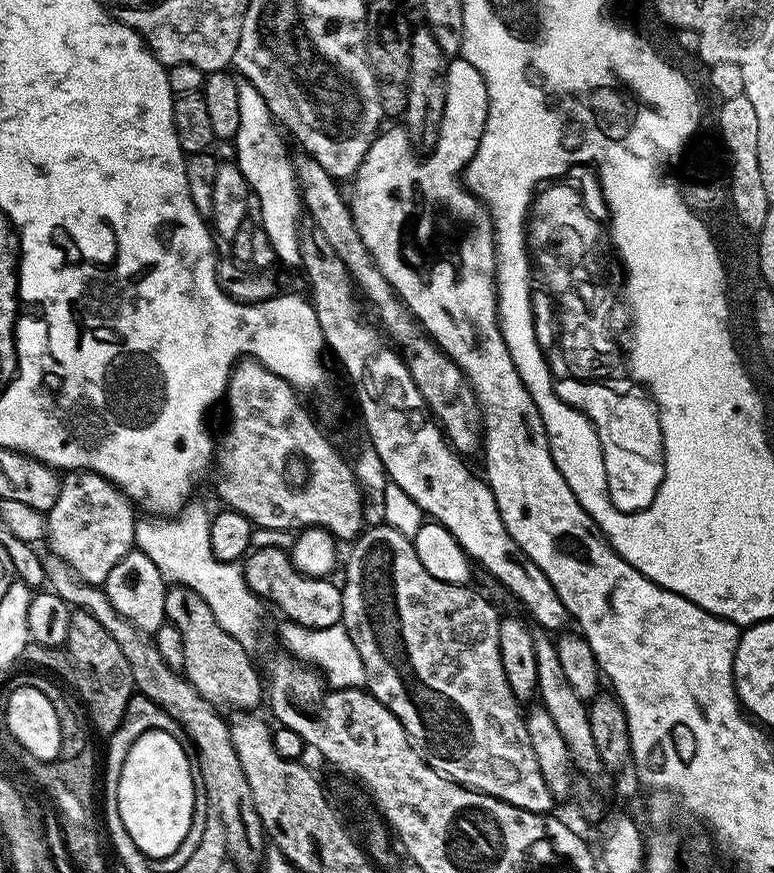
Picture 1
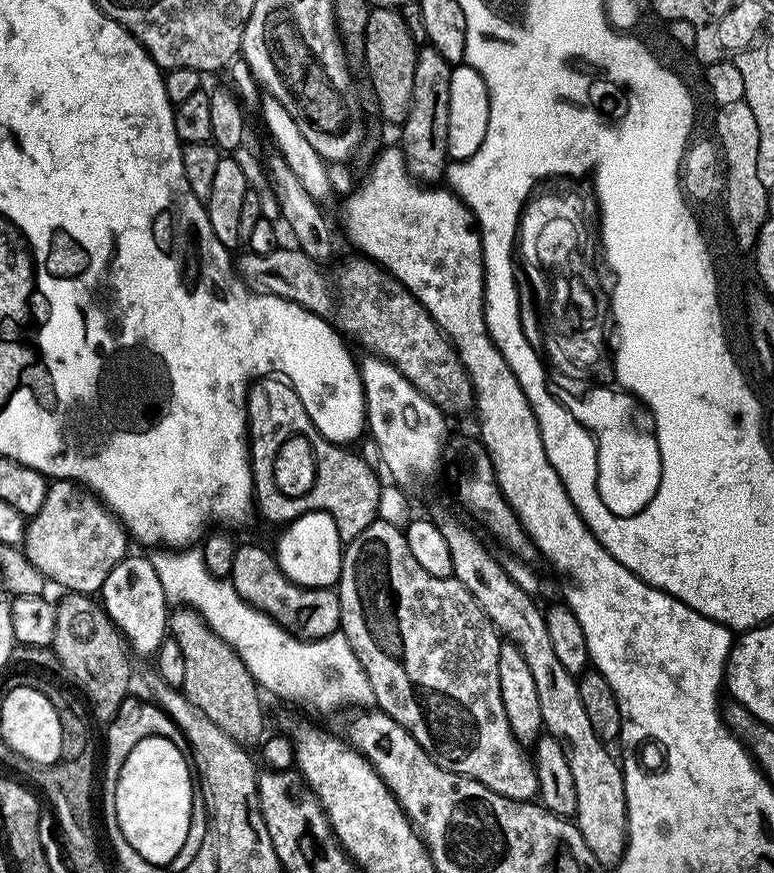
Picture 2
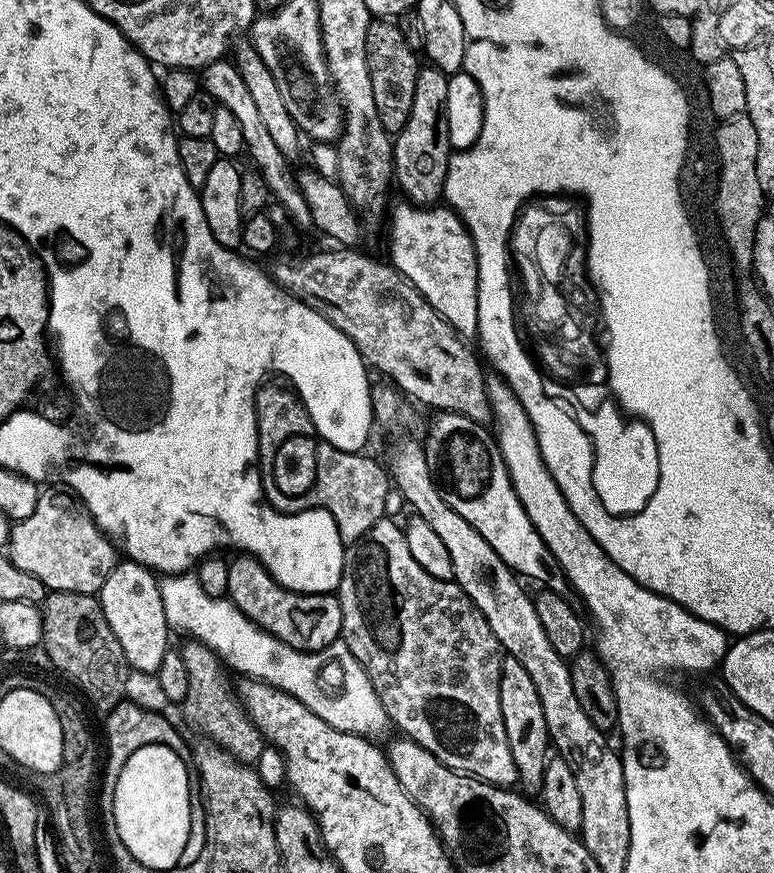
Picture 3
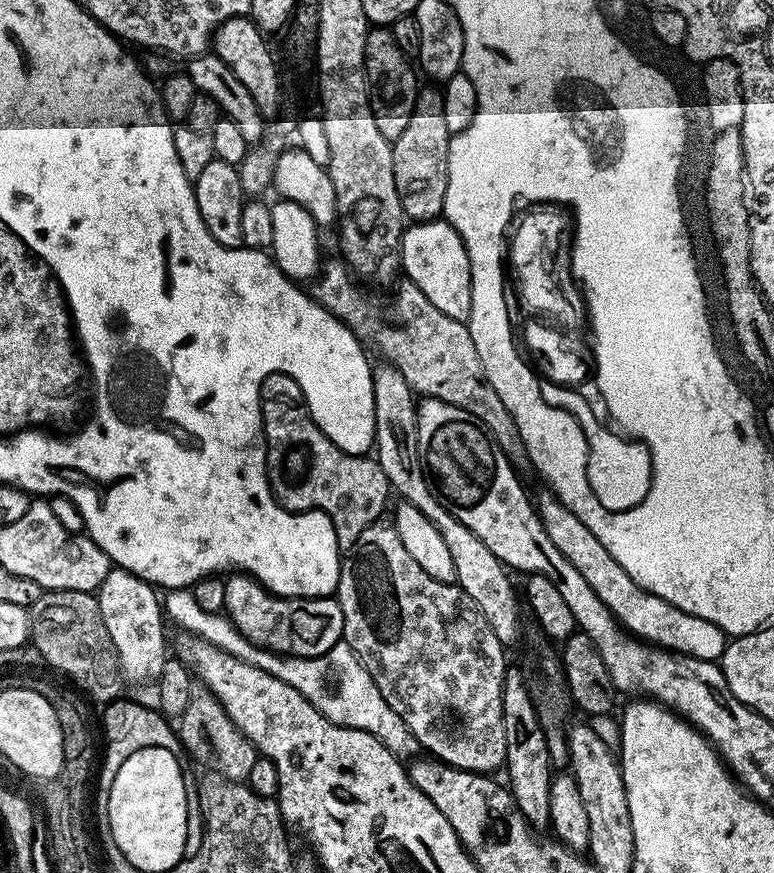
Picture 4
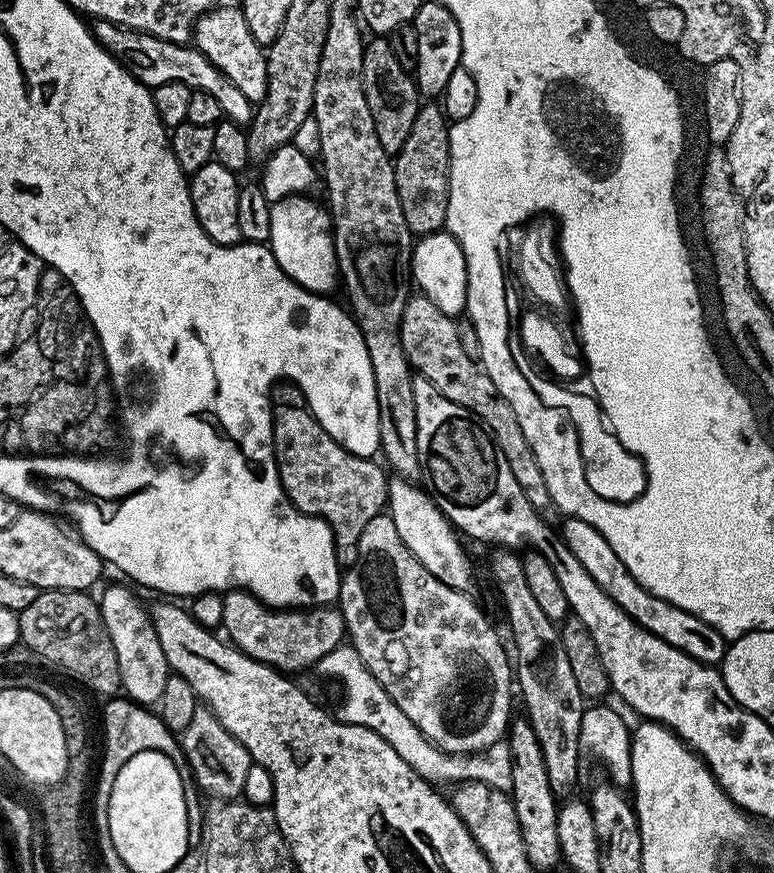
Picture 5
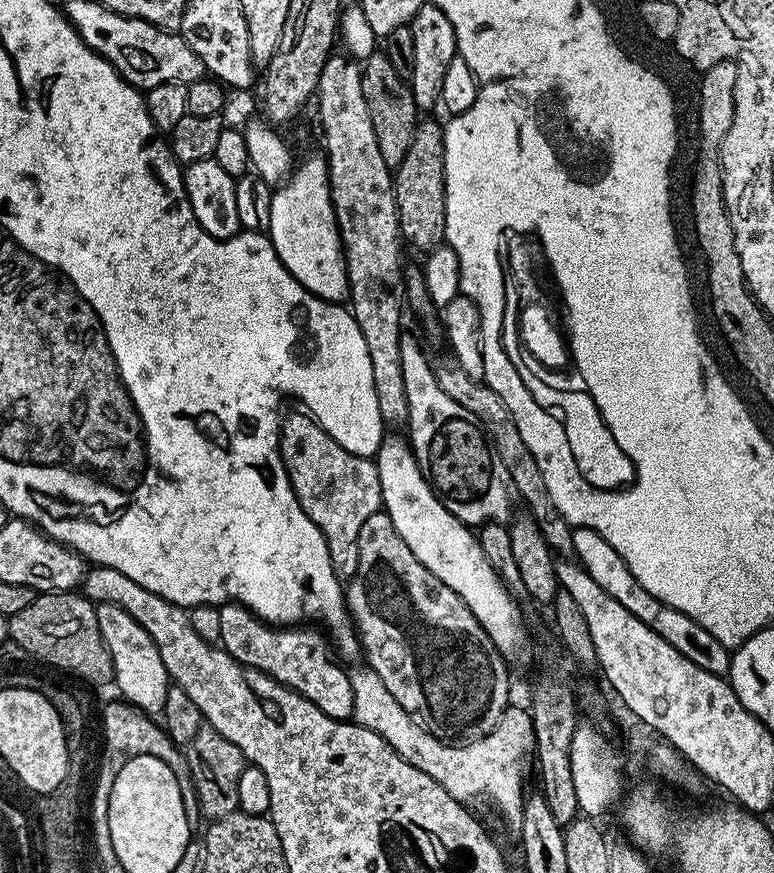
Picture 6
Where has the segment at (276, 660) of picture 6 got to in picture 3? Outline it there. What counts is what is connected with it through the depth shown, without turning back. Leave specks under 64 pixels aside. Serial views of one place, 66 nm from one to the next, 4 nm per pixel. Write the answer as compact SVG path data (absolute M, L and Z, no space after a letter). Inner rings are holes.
M236 554L228 560L228 569L228 599L250 622L286 642L286 646L303 652L317 652L341 639L344 627L339 595L290 590L276 581L256 556Z

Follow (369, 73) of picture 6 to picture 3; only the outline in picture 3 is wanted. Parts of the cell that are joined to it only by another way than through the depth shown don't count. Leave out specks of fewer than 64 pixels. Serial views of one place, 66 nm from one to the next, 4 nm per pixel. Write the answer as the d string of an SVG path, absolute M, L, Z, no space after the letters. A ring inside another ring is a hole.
M374 18L366 30L366 66L370 70L370 87L374 93L374 106L378 110L378 122L382 122L384 129L395 134L406 126L406 118L410 118L410 106L414 106L414 82L418 82L421 61L416 61L416 52L410 41L404 37L397 21L392 18Z

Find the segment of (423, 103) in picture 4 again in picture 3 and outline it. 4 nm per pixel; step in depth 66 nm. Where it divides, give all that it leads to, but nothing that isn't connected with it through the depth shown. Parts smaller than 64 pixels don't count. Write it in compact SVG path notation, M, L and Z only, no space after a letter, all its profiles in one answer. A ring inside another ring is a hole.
M431 66L421 67L418 82L414 82L414 106L406 126L395 133L392 145L394 184L405 201L417 206L432 206L443 197L448 173L448 160L454 151L448 141L449 73Z

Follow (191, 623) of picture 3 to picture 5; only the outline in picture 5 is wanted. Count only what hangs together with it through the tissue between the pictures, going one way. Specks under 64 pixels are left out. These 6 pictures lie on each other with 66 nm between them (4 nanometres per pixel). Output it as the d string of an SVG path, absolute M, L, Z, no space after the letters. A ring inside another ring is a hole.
M341 646L335 648L330 656L325 656L322 661L323 667L328 667L328 672L334 679L340 680L344 687L344 705L341 706L339 715L343 723L357 724L366 726L366 730L374 730L378 738L382 738L390 746L394 746L394 751L398 753L398 758L410 766L423 780L433 782L435 785L448 784L455 786L469 780L489 784L495 788L511 789L510 782L510 750L507 743L501 742L490 746L485 752L443 752L437 744L432 744L414 722L400 707L382 690L378 678L366 670L362 658L358 655L355 648L351 646Z

